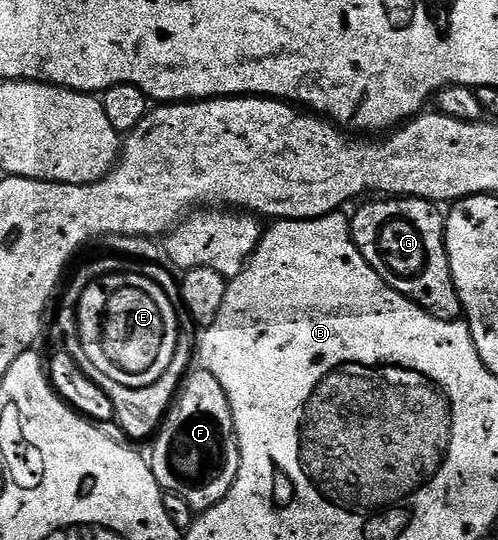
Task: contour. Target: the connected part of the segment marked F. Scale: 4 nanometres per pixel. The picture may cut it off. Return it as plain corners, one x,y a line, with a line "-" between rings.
191,370
182,380
153,443
154,452
148,455
148,462
156,481
163,492
171,491
184,497
196,513
224,501
236,481
236,473
240,473
240,449
232,409
228,397
224,397
224,389
220,389
220,381
207,371

